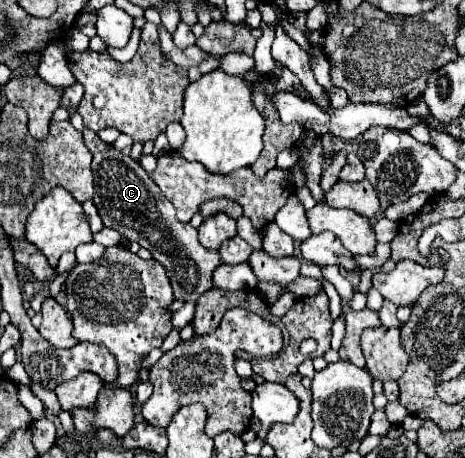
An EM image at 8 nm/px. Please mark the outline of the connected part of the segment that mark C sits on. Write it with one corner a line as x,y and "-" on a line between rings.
83,130
85,146
93,154
93,178
95,178
95,196
93,204
99,210
99,216
107,228
117,230
121,236
149,248
153,258
167,268
167,276
173,286
175,300
195,302
203,292
207,292
211,284
213,270
221,264
217,252
207,250
197,240
197,230
191,224
181,224
175,218
175,208
163,192
155,186
143,166
125,156
121,150
103,142
95,132

